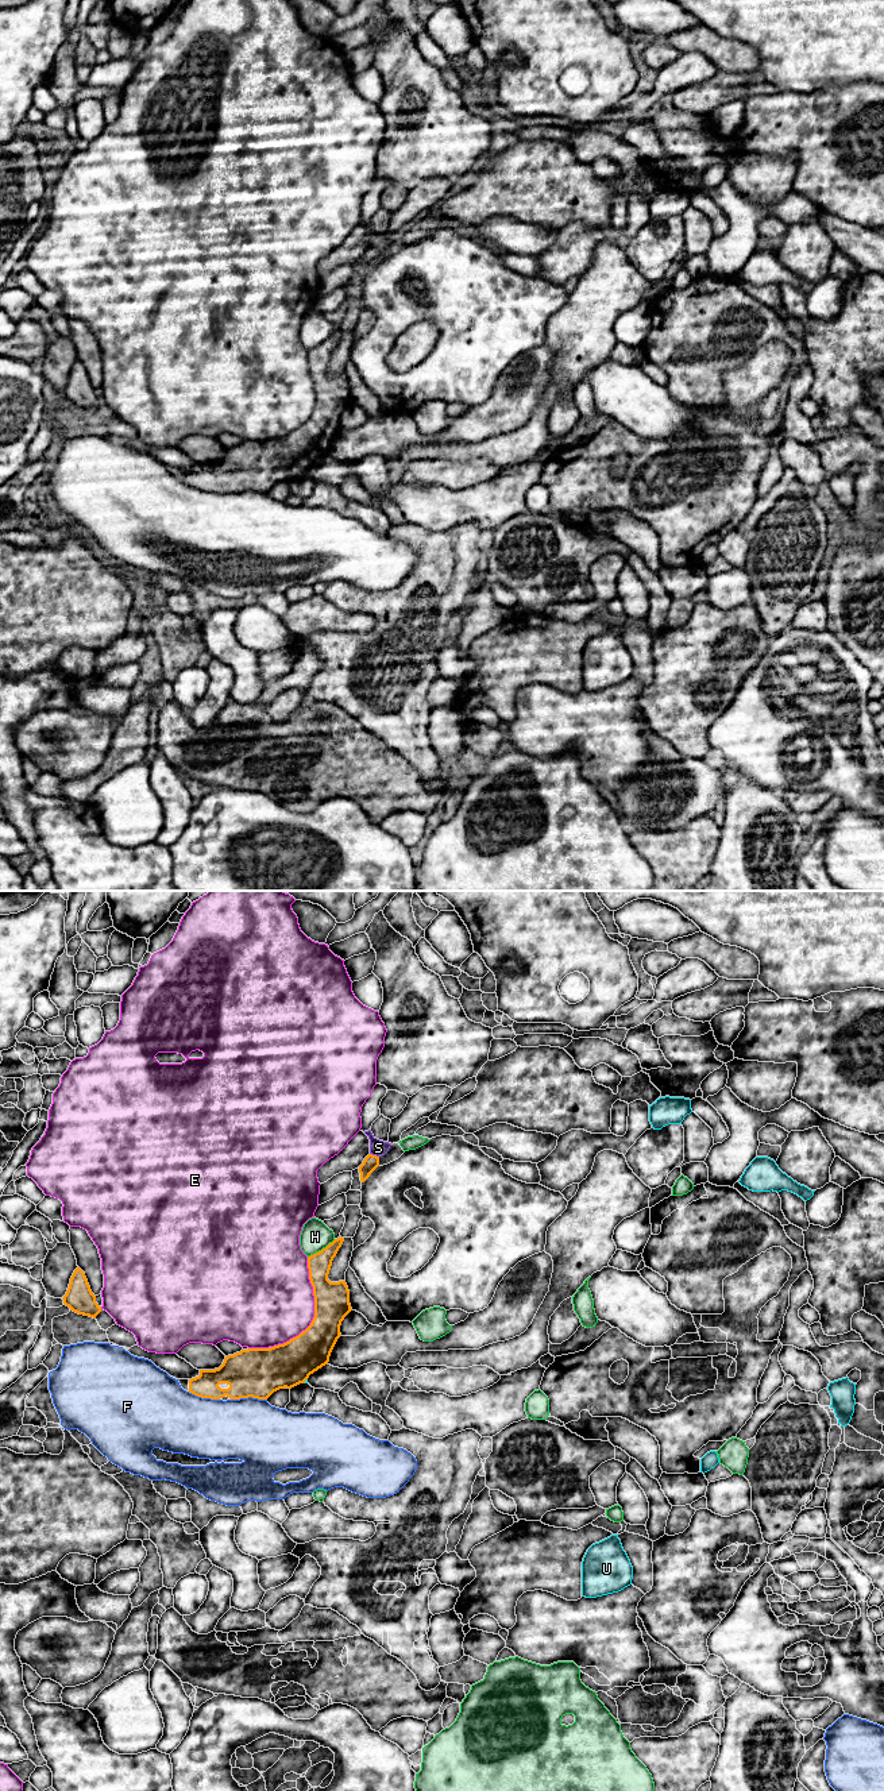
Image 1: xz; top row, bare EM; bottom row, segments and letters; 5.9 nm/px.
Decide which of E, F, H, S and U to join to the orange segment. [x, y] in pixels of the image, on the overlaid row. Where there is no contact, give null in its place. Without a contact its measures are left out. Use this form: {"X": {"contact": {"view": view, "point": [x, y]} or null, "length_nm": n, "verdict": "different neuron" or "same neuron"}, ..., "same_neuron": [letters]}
{"E": {"contact": {"view": "xz", "point": [315, 1311]}, "length_nm": 600, "verdict": "different neuron"}, "F": {"contact": {"view": "xz", "point": [249, 1396]}, "length_nm": 220, "verdict": "different neuron"}, "H": {"contact": {"view": "xz", "point": [323, 1249]}, "length_nm": 200, "verdict": "different neuron"}, "S": {"contact": {"view": "xz", "point": [374, 1155]}, "length_nm": 60, "verdict": "different neuron"}, "U": {"contact": {"view": "xz", "point": [305, 1380]}, "length_nm": 40, "verdict": "different neuron"}, "same_neuron": []}

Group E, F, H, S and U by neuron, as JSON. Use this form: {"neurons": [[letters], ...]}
{"neurons": [["E"], ["F"], ["H"], ["S"], ["U"]]}

